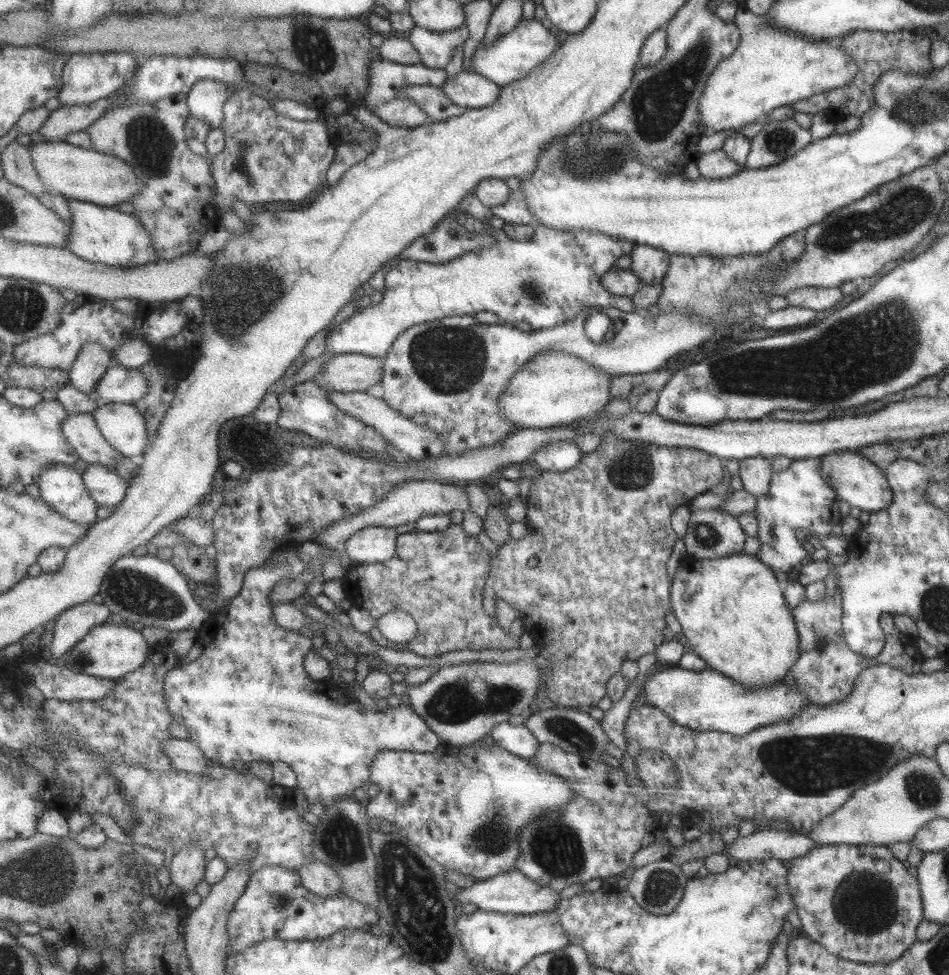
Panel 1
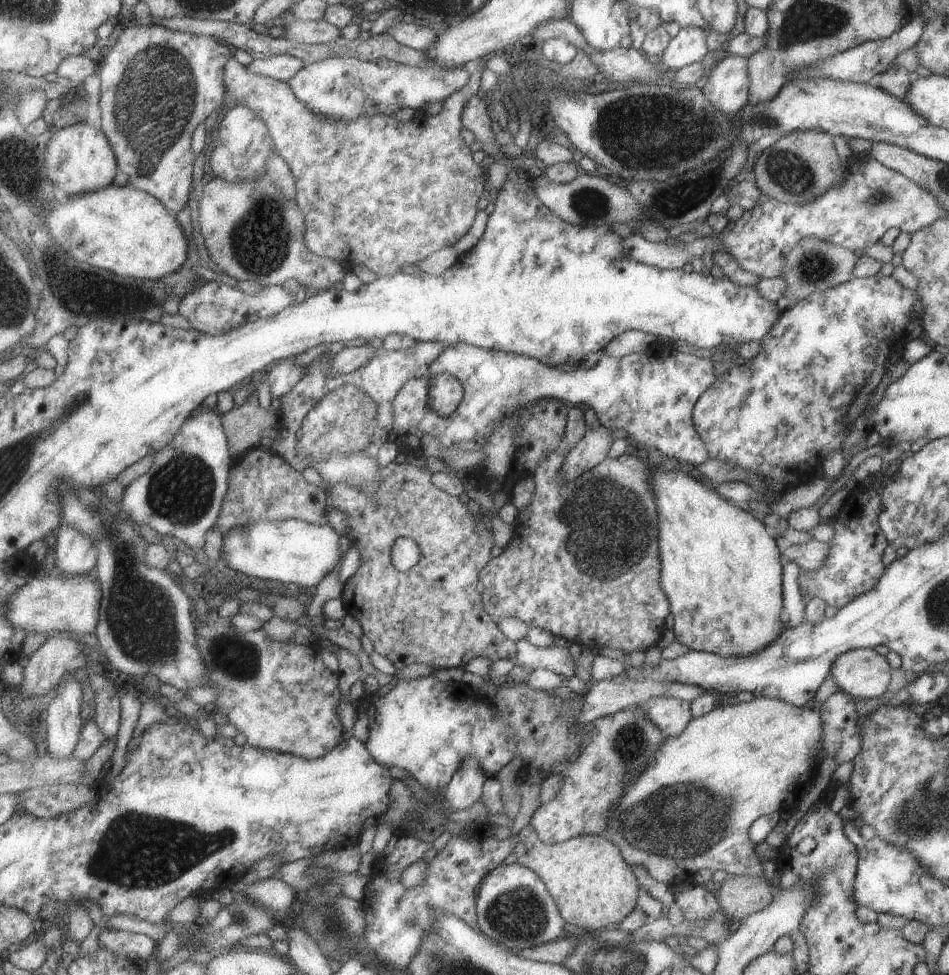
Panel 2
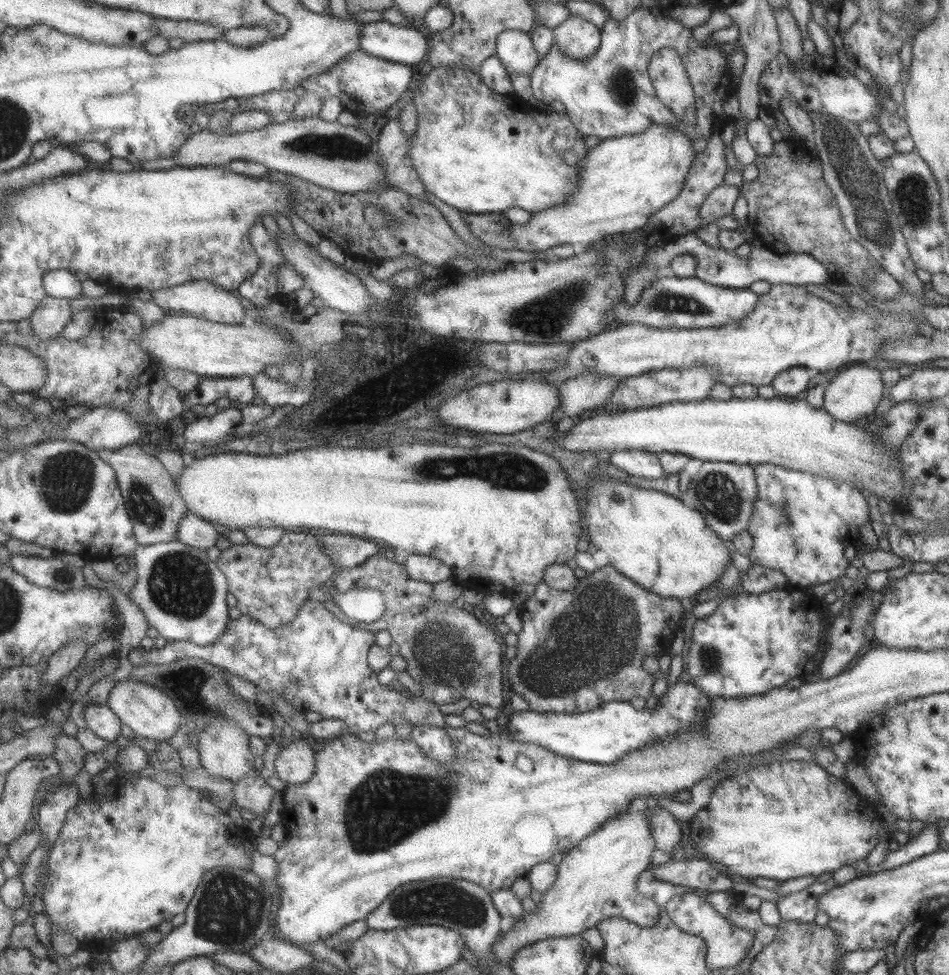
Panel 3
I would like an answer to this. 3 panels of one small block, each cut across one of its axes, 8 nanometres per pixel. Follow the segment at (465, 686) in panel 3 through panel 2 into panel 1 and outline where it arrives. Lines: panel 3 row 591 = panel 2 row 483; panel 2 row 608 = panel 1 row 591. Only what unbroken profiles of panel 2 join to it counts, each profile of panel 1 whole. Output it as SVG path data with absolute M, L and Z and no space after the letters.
M456 520L444 532L423 532L414 530L409 534L398 536L395 556L390 560L374 563L357 563L347 571L345 586L349 596L357 598L352 602L355 608L362 608L369 612L374 619L385 616L392 610L401 609L415 617L418 622L417 636L411 642L397 644L391 642L377 627L372 627L369 635L385 648L401 651L411 651L421 656L441 656L451 650L483 650L499 649L506 651L510 648L519 648L519 637L508 633L498 620L484 609L486 585L490 580L492 557L487 548L477 542L475 535L464 530L460 520Z

